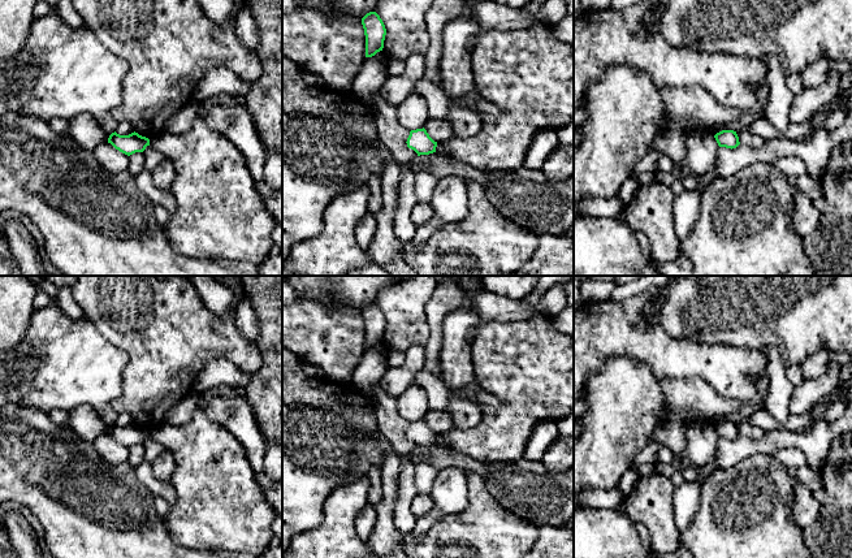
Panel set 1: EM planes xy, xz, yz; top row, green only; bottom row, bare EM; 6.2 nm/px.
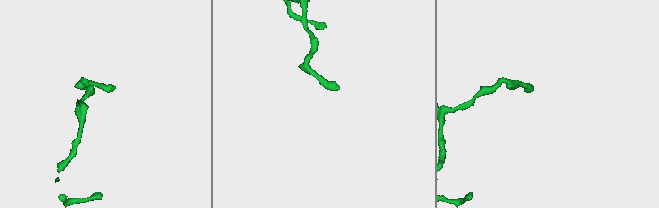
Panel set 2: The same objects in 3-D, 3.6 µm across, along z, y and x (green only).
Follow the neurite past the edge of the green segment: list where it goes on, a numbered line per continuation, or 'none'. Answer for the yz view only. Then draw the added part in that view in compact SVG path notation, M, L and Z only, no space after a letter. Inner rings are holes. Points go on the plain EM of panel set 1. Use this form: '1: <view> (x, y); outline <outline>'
none

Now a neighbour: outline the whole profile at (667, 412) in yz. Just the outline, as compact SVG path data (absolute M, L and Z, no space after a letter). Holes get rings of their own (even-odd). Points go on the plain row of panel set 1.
M663 401L663 405L659 411L659 419L661 421L667 421L667 420L678 420L683 423L705 423L708 421L701 414L693 414L691 418L686 415L678 415L676 411L666 402Z

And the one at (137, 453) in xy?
M135 444L129 447L129 458L127 462L137 468L142 462L144 462L144 445L143 444Z

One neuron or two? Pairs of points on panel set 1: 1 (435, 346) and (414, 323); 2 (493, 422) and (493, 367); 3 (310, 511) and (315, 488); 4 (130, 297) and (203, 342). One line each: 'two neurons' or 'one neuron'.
1: two neurons
2: one neuron
3: one neuron
4: one neuron

